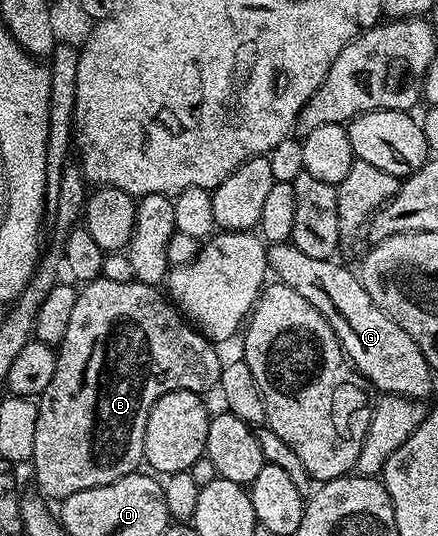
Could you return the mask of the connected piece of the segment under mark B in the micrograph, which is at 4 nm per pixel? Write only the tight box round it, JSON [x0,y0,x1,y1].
[31,277,223,499]

